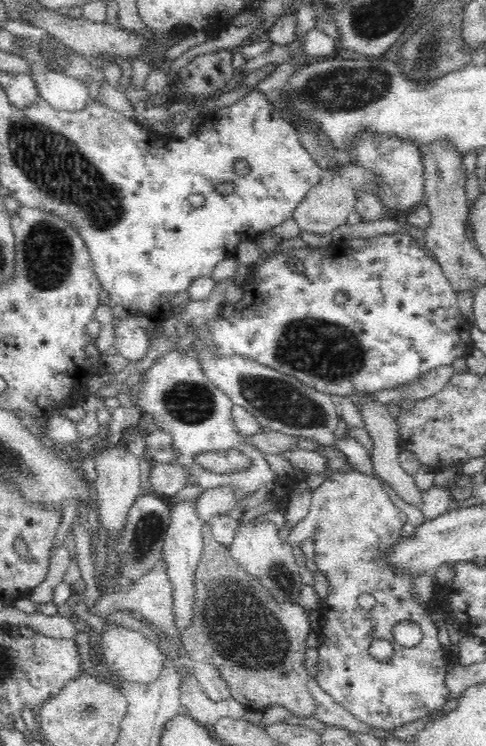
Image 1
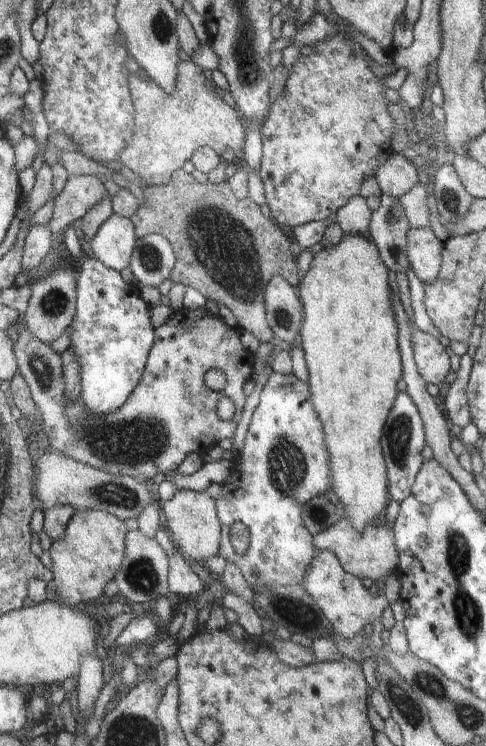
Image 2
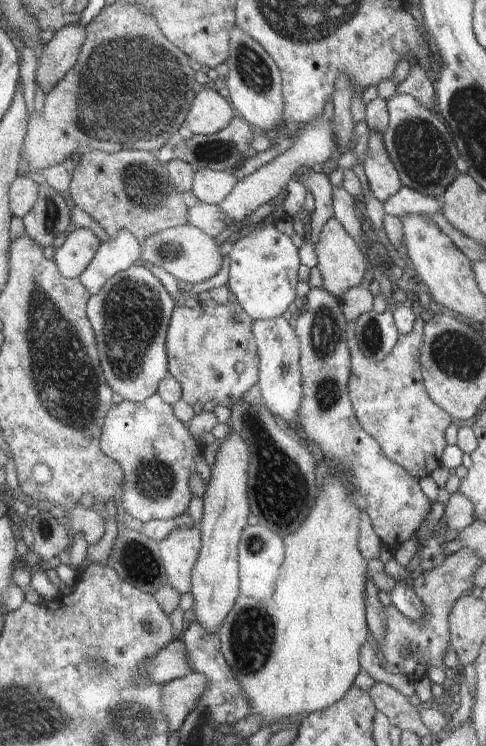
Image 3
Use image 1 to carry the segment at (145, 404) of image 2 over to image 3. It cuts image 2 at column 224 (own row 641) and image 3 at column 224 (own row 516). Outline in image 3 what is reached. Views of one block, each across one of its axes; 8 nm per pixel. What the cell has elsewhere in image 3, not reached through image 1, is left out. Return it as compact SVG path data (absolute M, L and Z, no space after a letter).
M236 300L221 305L210 301L199 303L197 307L175 305L165 338L168 355L169 376L174 376L182 388L182 400L190 406L194 404L217 404L231 407L240 402L242 395L259 377L259 356L252 332L253 320Z

